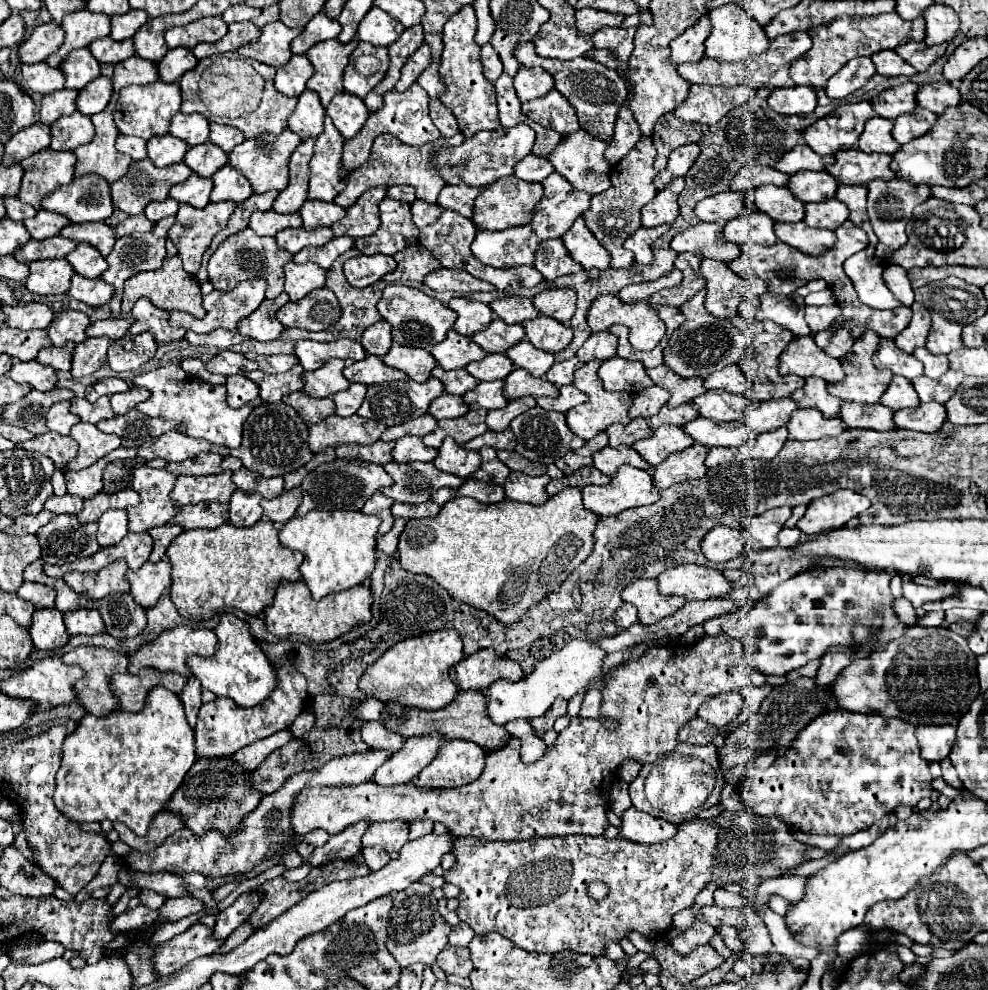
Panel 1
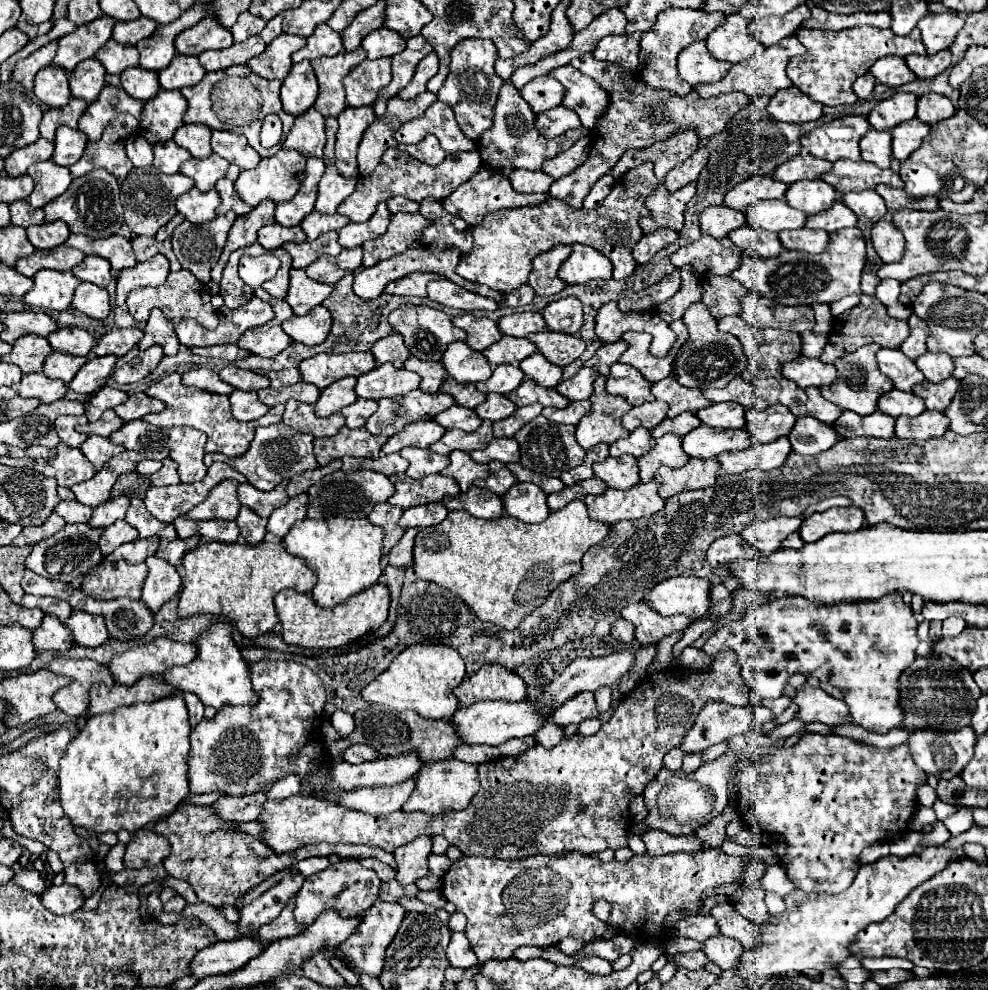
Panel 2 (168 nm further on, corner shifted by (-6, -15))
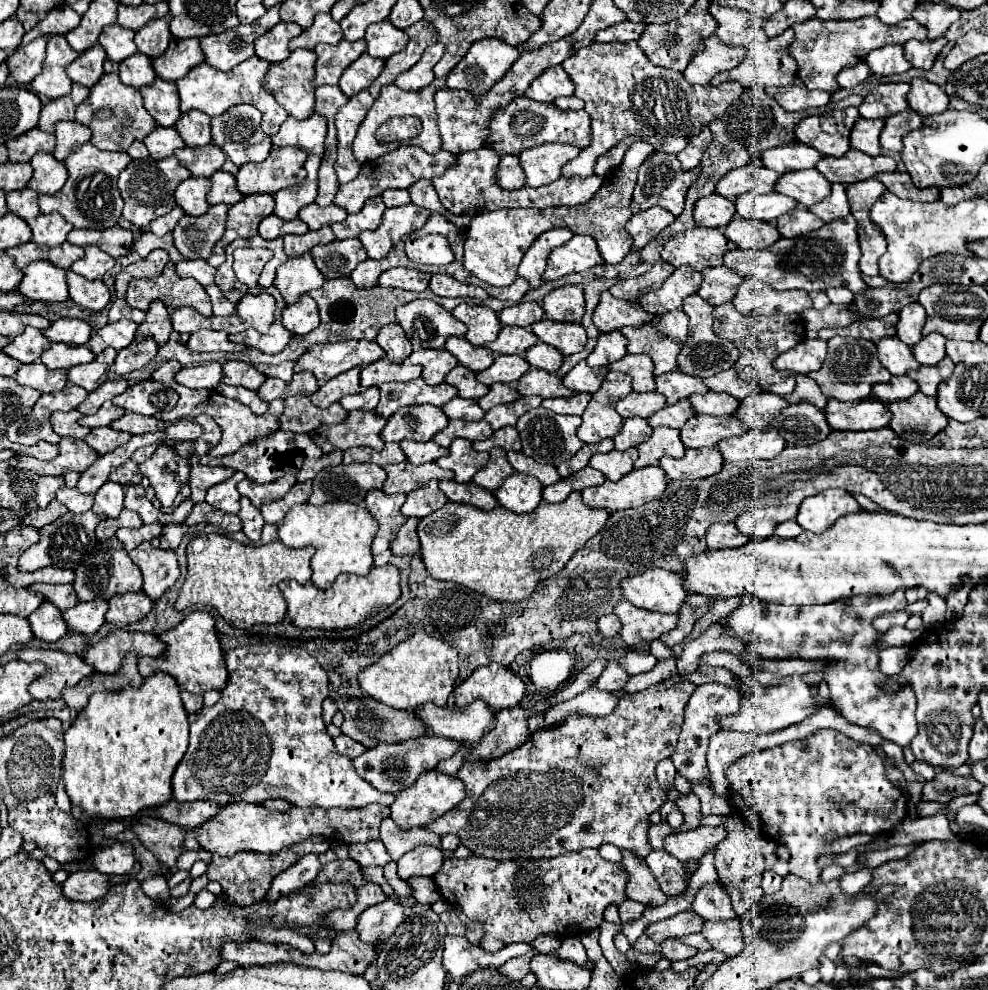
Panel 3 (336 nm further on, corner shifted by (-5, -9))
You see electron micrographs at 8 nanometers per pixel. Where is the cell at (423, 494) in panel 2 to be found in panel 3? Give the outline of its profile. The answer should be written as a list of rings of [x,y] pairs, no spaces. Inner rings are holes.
[[[409,461],[387,465],[383,467],[387,471],[387,479],[383,483],[385,493],[409,493],[423,485],[427,485],[431,479],[453,479],[451,471],[441,469],[437,463],[423,463],[423,465],[411,465]]]

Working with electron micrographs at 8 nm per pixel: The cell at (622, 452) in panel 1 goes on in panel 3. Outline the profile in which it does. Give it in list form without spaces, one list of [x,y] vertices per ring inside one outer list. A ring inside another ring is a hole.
[[[637,447],[625,449],[625,451],[609,451],[609,453],[595,453],[589,461],[591,467],[601,471],[609,481],[621,479],[623,475],[633,471],[633,463],[637,459]]]

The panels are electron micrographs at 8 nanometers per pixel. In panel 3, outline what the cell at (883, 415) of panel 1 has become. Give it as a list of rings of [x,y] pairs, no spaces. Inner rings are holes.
[[[829,399],[825,407],[825,415],[831,429],[839,429],[839,431],[879,429],[889,425],[889,419],[891,419],[889,407],[877,399],[859,401],[855,405]]]

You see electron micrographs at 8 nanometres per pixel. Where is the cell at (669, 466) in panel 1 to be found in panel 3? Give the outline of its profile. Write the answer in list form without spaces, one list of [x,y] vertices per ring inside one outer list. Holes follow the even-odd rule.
[[[717,447],[687,449],[681,459],[661,457],[661,467],[667,473],[667,479],[701,479],[711,477],[721,471],[723,457]]]

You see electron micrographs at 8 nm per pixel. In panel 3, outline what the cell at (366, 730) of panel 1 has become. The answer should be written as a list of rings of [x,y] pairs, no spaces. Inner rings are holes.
[[[339,735],[335,737],[335,749],[339,755],[345,755],[345,757],[351,757],[355,759],[357,755],[361,755],[365,751],[363,745],[359,745],[357,741],[351,741],[347,735]]]

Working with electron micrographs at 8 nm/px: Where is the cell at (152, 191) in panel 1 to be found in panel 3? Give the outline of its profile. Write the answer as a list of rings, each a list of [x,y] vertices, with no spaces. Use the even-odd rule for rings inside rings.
[[[165,157],[165,159],[137,159],[131,161],[123,173],[119,175],[119,191],[121,197],[125,201],[123,207],[123,217],[129,219],[137,229],[147,229],[149,223],[161,215],[165,215],[167,211],[171,211],[177,203],[175,203],[175,187],[185,181],[187,177],[191,177],[191,173],[179,165],[179,161],[175,157]]]

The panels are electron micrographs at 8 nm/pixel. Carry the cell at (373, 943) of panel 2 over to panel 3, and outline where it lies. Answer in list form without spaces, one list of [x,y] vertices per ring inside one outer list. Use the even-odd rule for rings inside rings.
[[[387,897],[383,903],[373,905],[359,915],[357,931],[363,941],[381,943],[387,937],[391,937],[391,933],[395,933],[395,929],[403,923],[403,919],[405,905],[397,899]]]

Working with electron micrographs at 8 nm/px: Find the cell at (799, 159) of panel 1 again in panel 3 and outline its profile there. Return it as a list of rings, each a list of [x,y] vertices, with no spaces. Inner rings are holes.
[[[793,141],[791,145],[783,145],[777,149],[767,149],[761,155],[763,165],[781,175],[789,171],[797,171],[797,169],[811,169],[817,165],[819,159],[821,159],[819,151],[799,141]]]

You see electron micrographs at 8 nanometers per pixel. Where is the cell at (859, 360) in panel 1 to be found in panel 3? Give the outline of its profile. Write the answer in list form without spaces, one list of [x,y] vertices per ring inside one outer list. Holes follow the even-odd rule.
[[[837,335],[827,343],[829,349],[821,369],[811,373],[811,379],[821,387],[823,393],[827,393],[827,397],[835,397],[839,401],[863,401],[871,395],[871,387],[875,383],[887,383],[891,379],[891,373],[877,359],[877,349],[873,341],[845,339]]]

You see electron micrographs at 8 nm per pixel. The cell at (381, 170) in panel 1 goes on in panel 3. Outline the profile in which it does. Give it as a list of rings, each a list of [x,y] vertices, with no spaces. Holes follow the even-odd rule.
[[[411,145],[399,147],[395,151],[385,153],[379,159],[369,161],[367,165],[363,165],[361,173],[351,183],[345,183],[345,185],[339,187],[333,203],[343,207],[347,213],[357,213],[367,199],[377,197],[377,195],[381,195],[387,189],[407,189],[407,185],[413,185],[419,179],[431,179],[433,175],[441,175],[451,165],[455,165],[455,155],[453,153],[445,153],[443,149],[437,151],[435,155],[429,155],[423,149],[419,149],[419,147],[411,147]]]

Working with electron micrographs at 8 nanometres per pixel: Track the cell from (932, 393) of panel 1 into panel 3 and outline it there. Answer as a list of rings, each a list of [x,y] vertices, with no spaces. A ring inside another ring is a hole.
[[[945,357],[943,361],[939,361],[939,365],[931,365],[931,367],[921,365],[919,371],[907,373],[907,375],[917,381],[919,389],[921,389],[925,395],[935,395],[935,393],[937,393],[937,385],[939,385],[943,379],[951,377],[953,367],[955,367],[955,363],[953,363],[949,357]]]

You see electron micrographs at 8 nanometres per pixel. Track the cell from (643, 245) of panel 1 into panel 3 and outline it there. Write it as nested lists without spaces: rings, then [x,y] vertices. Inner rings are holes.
[[[655,205],[643,213],[633,215],[631,221],[625,225],[625,229],[633,237],[635,249],[643,249],[655,235],[659,235],[673,221],[675,221],[673,213]]]

